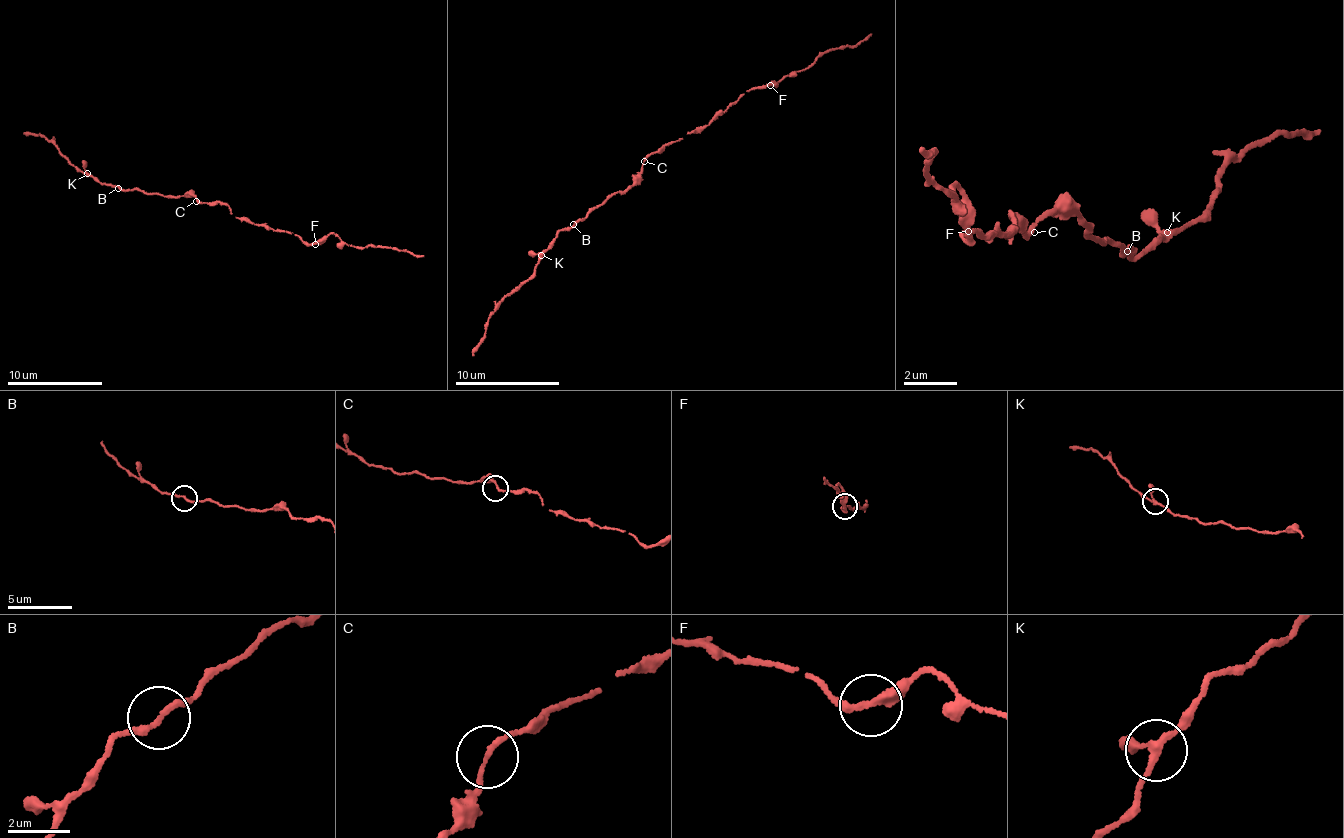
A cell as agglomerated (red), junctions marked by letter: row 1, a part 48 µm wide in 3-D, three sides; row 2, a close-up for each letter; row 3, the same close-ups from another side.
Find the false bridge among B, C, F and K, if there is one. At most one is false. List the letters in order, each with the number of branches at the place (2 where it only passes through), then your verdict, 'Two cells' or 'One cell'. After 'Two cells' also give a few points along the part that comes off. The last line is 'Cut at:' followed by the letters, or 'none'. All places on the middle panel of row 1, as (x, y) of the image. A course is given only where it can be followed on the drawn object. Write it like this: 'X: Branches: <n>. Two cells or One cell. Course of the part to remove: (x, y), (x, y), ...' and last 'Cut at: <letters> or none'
B: Branches: 2. One cell
C: Branches: 2. One cell
F: Branches: 2. One cell
K: Branches: 3. One cell
Cut at: none

